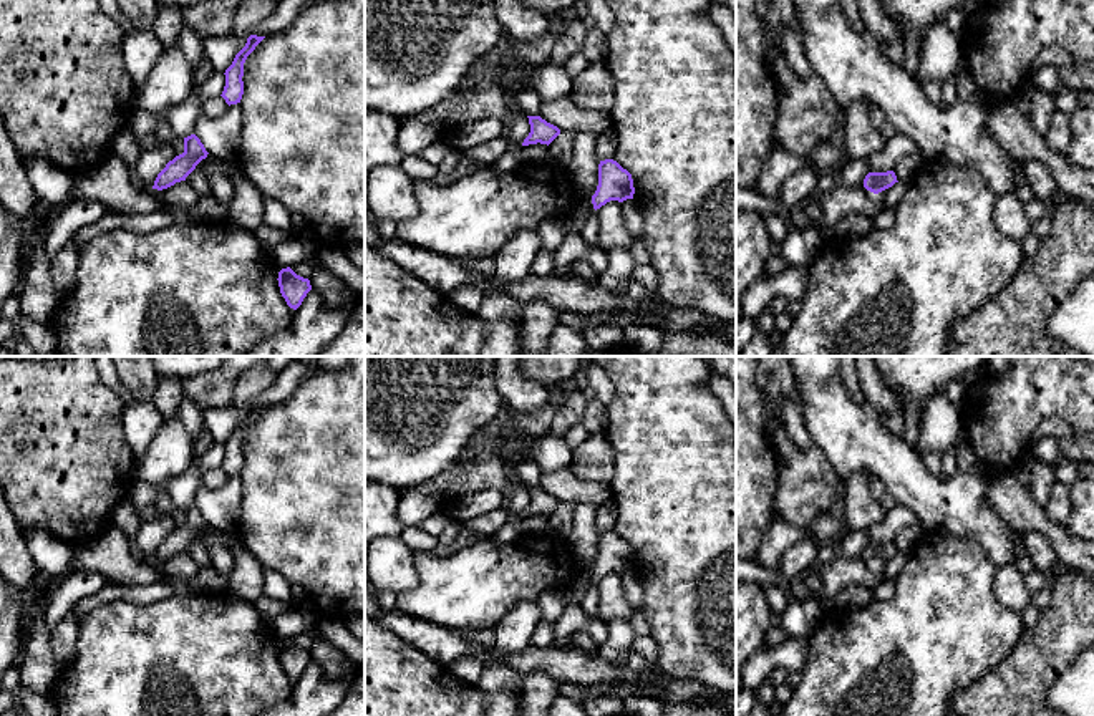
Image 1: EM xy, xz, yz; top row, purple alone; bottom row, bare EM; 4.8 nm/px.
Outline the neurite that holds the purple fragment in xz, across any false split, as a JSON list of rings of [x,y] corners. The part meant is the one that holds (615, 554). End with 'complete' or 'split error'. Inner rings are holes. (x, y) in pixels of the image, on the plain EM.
[[[605,530],[598,535],[598,557],[592,567],[593,580],[600,580],[610,572],[623,573],[633,570],[635,559],[632,545],[617,532]]]; complete

